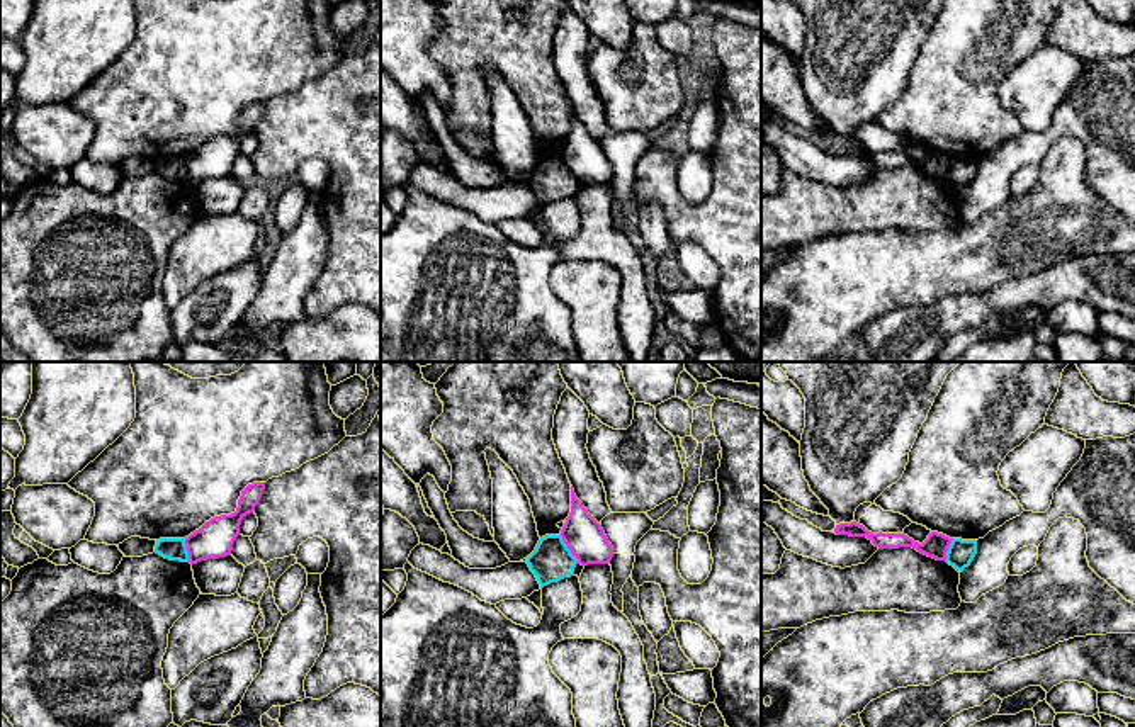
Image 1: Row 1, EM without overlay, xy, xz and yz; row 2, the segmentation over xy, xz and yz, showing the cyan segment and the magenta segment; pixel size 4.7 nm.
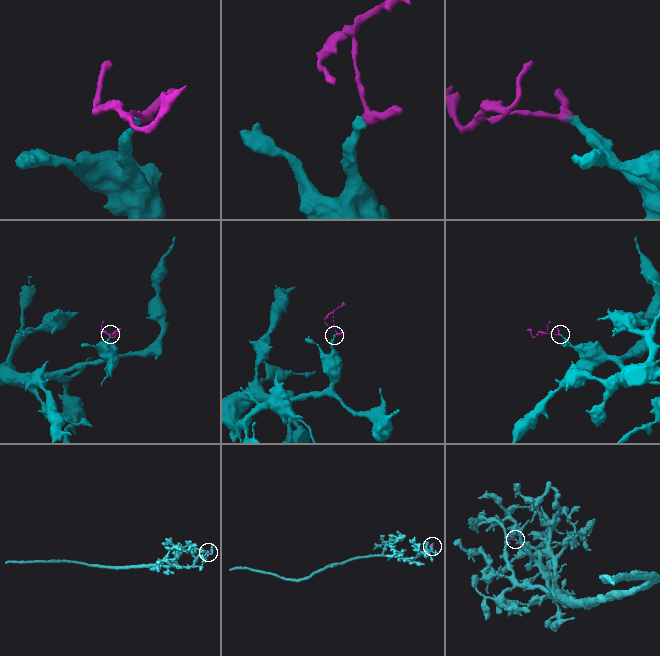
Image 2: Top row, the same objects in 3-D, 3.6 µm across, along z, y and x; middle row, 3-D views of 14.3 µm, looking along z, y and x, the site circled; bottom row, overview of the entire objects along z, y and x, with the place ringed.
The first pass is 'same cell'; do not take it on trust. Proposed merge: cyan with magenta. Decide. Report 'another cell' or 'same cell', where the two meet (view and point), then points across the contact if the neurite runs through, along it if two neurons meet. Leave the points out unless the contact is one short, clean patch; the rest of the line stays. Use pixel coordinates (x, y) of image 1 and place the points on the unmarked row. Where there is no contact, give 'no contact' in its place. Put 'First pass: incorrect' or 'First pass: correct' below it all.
another cell; contact xz (568, 169); border xz (559, 155), (578, 182)
First pass: incorrect

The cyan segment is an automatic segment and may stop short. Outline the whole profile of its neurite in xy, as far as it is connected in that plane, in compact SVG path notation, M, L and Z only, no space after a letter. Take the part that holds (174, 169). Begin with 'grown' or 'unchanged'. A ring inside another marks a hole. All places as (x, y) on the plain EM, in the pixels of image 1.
unchanged; M160 158L155 172L170 180L189 182L185 158Z

